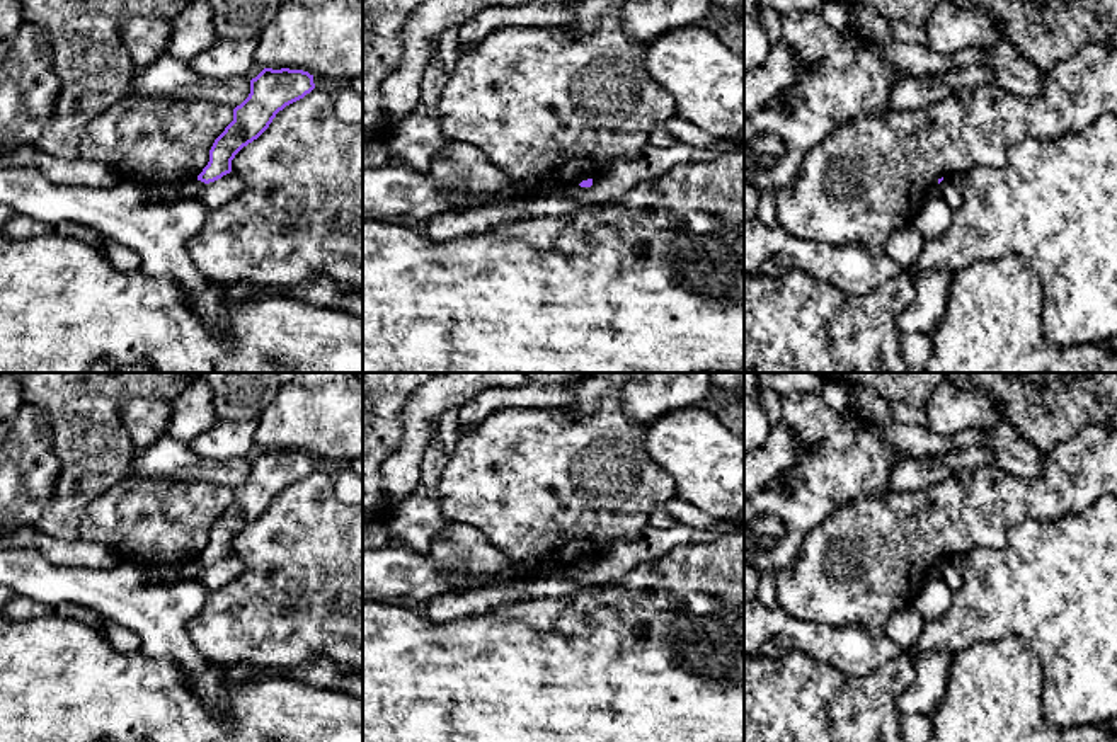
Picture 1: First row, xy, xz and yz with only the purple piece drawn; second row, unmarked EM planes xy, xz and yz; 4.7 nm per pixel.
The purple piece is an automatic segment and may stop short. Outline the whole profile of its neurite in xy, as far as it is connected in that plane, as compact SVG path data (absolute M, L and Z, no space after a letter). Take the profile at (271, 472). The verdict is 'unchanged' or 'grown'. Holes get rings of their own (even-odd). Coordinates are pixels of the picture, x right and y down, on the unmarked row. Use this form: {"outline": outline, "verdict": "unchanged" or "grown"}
{"outline": "M264 449L250 461L249 478L233 490L233 502L215 521L209 543L198 562L209 565L232 553L235 536L257 521L286 487L315 470L313 456L303 451Z", "verdict": "unchanged"}

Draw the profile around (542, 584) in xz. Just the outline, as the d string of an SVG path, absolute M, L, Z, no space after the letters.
M744 516L722 521L712 529L695 529L685 524L667 528L647 526L632 541L608 545L593 560L591 568L579 565L562 572L536 572L518 580L470 589L461 594L439 594L426 602L424 614L436 623L480 616L499 606L530 599L565 597L584 587L603 587L618 582L627 572L644 562L652 562L681 545L708 543L722 534L744 529Z

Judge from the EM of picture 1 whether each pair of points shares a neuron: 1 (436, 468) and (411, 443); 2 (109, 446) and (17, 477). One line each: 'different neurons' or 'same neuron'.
1: different neurons
2: different neurons

